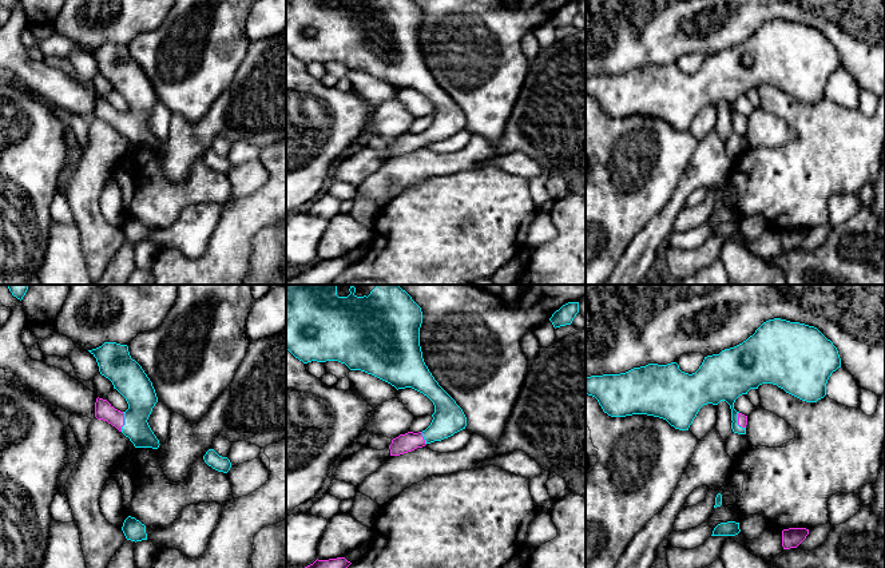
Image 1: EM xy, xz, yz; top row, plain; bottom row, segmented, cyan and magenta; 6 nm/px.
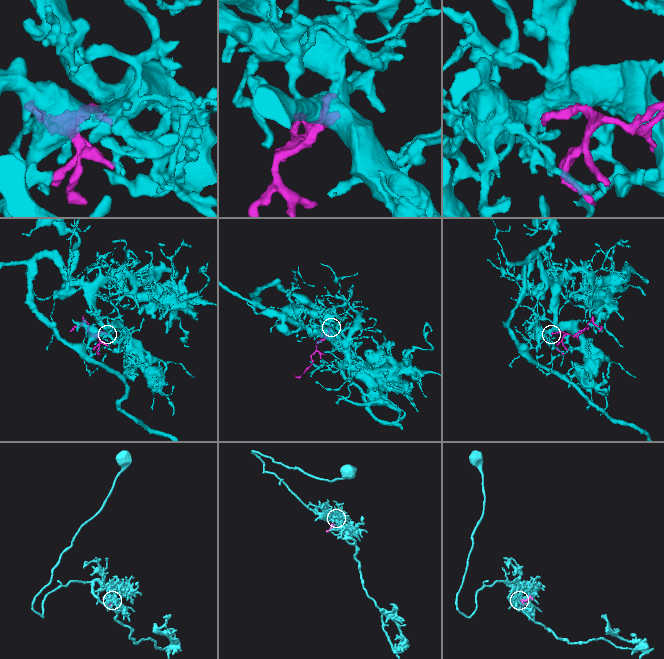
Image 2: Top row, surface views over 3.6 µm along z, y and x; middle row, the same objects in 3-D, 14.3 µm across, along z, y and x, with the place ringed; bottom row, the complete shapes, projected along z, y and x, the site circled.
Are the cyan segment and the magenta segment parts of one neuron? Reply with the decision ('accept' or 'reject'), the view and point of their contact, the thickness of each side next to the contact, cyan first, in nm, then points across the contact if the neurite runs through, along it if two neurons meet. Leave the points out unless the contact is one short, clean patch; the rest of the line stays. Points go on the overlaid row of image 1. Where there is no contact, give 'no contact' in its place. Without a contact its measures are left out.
accept; contact xy (124, 421); calibres 200 and 110 nm; way xy (131, 381), (134, 412), (124, 421), (103, 410)

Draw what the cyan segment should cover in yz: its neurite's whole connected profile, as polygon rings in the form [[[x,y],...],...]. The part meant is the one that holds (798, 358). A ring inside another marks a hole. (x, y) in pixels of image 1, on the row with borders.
[[[774,318],[742,343],[705,357],[692,374],[682,372],[676,362],[648,364],[620,374],[586,377],[586,394],[595,397],[611,417],[647,414],[663,418],[679,430],[688,430],[703,405],[726,401],[731,409],[733,432],[746,434],[747,416],[734,409],[739,396],[762,384],[773,384],[802,401],[817,402],[826,396],[828,380],[838,368],[837,347],[817,327]]]

